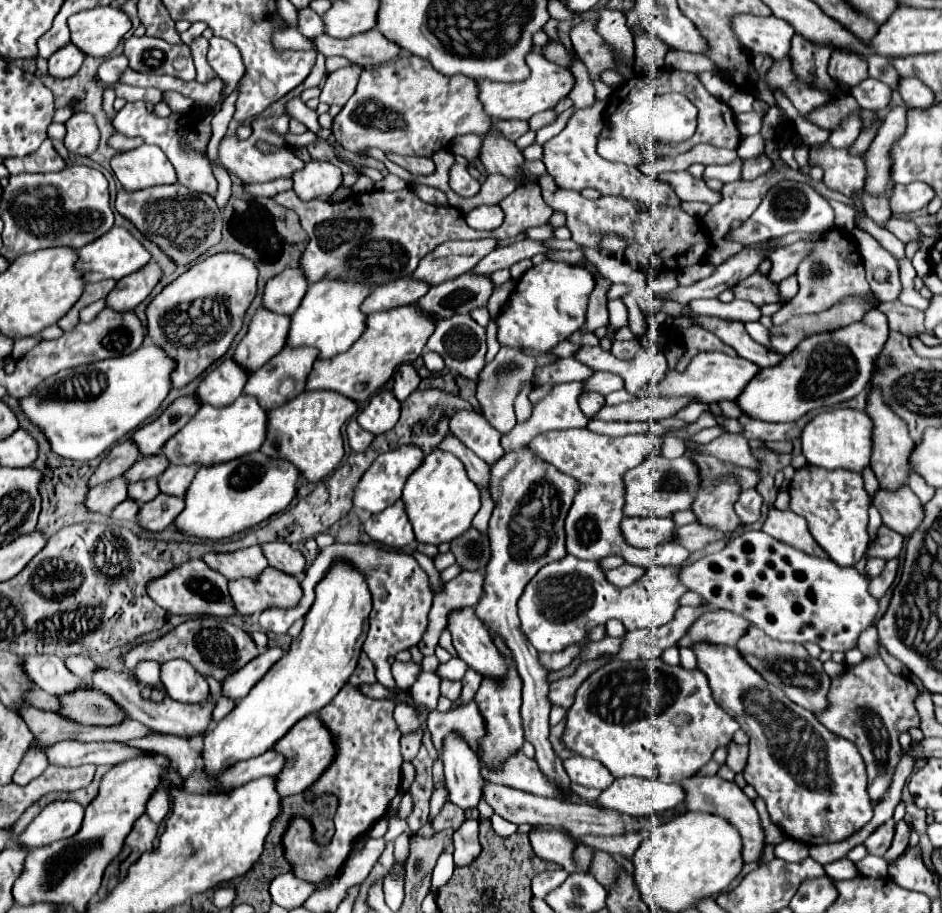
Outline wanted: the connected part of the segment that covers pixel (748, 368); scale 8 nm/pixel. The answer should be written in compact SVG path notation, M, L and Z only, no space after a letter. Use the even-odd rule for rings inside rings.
M697 353L689 367L679 373L675 369L667 369L665 377L659 383L649 383L643 387L643 395L671 395L671 397L687 397L699 403L717 403L717 401L733 401L743 391L743 387L755 377L759 367L743 357L729 357L725 353Z

